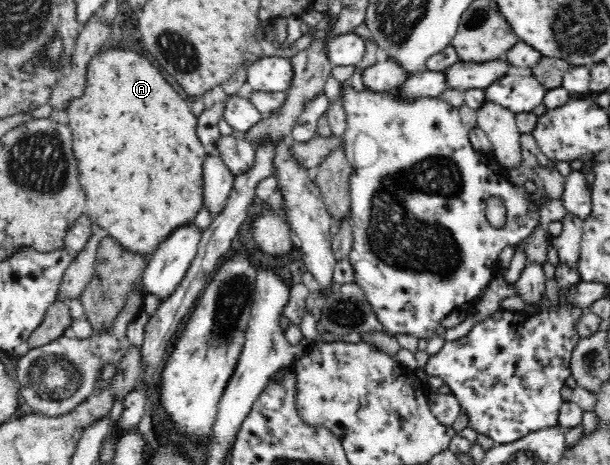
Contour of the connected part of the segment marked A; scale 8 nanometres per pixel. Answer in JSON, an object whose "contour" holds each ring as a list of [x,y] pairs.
{"contour":[[[106,43],[96,55],[92,57],[88,65],[86,75],[86,89],[84,95],[76,97],[65,107],[68,115],[69,127],[72,127],[74,135],[74,155],[78,159],[78,171],[80,171],[80,185],[86,189],[86,211],[91,215],[95,223],[108,230],[108,233],[120,246],[130,250],[130,252],[150,255],[178,226],[194,222],[198,211],[203,204],[203,163],[207,156],[207,151],[196,134],[197,119],[192,115],[191,107],[188,103],[172,89],[170,83],[160,75],[160,71],[146,61],[142,55],[130,51],[130,49],[116,49],[110,43]]]}

